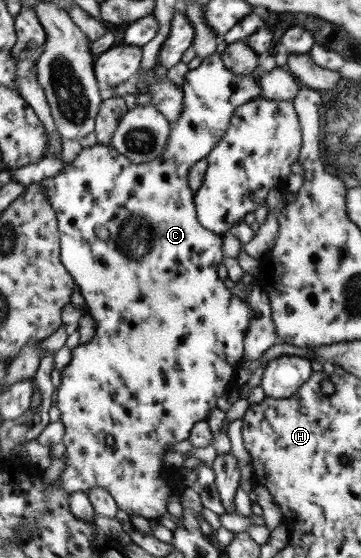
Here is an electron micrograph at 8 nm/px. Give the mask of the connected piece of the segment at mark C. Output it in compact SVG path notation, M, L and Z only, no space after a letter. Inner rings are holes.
M214 53L194 69L186 74L186 83L183 85L185 93L184 107L180 119L171 122L171 134L166 149L160 156L144 163L134 163L129 157L122 155L114 146L96 143L84 148L72 162L64 163L60 173L52 178L42 180L46 195L57 210L57 218L61 232L61 260L69 269L69 272L77 282L78 288L86 298L88 312L94 316L97 323L96 335L88 342L80 344L73 349L72 361L61 370L61 383L57 388L56 406L61 410L61 423L66 427L64 445L66 445L66 464L62 471L61 484L68 493L77 491L87 492L98 486L105 487L117 501L119 509L128 515L140 515L150 519L158 519L167 513L171 495L183 495L186 490L181 483L177 470L166 468L163 463L166 457L166 447L181 441L188 440L192 436L192 427L200 421L208 418L208 413L218 408L218 399L224 397L234 387L233 381L240 363L245 357L245 341L248 339L250 322L253 320L253 309L249 306L247 298L237 297L224 285L224 280L218 275L218 267L224 265L224 249L222 249L222 235L214 233L214 230L206 229L197 216L196 193L191 189L189 173L201 159L214 151L217 143L220 143L228 128L237 107L247 101L257 99L263 92L261 78L256 81L250 73L238 75L226 67L222 54ZM98 227L106 227L109 238L102 239L98 235Z

